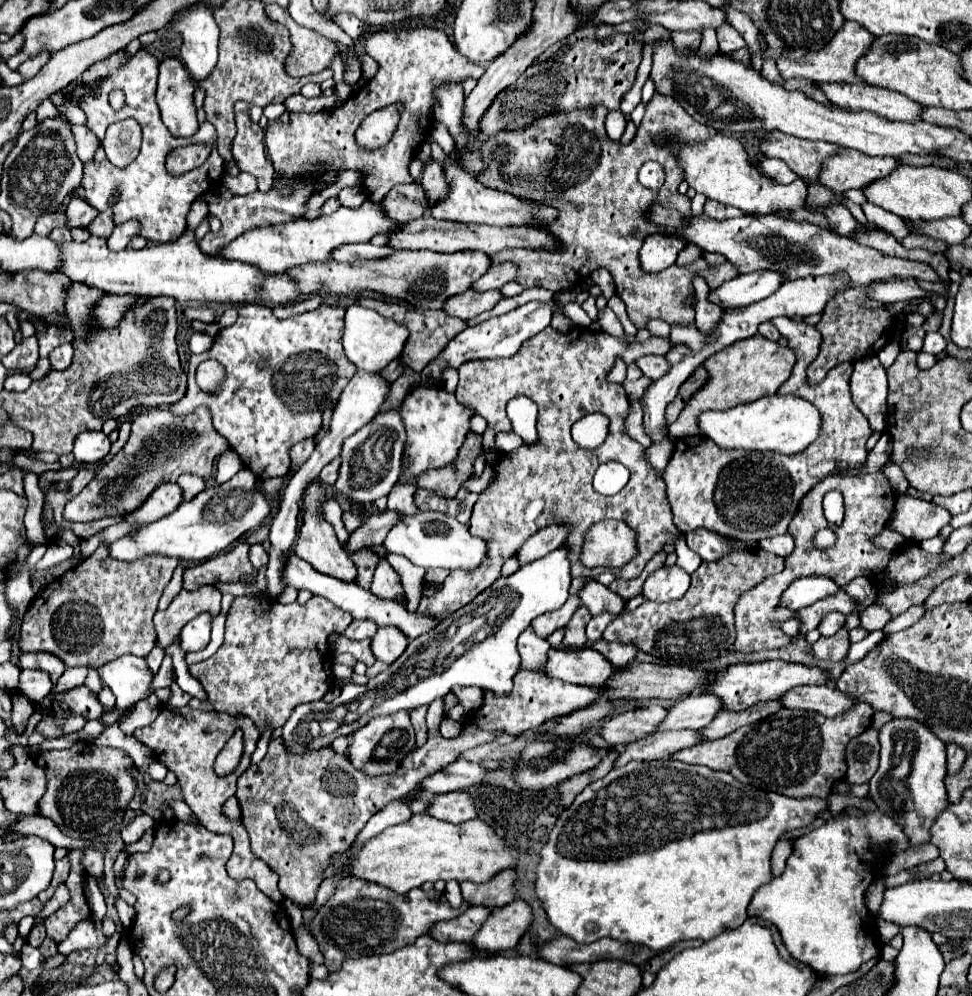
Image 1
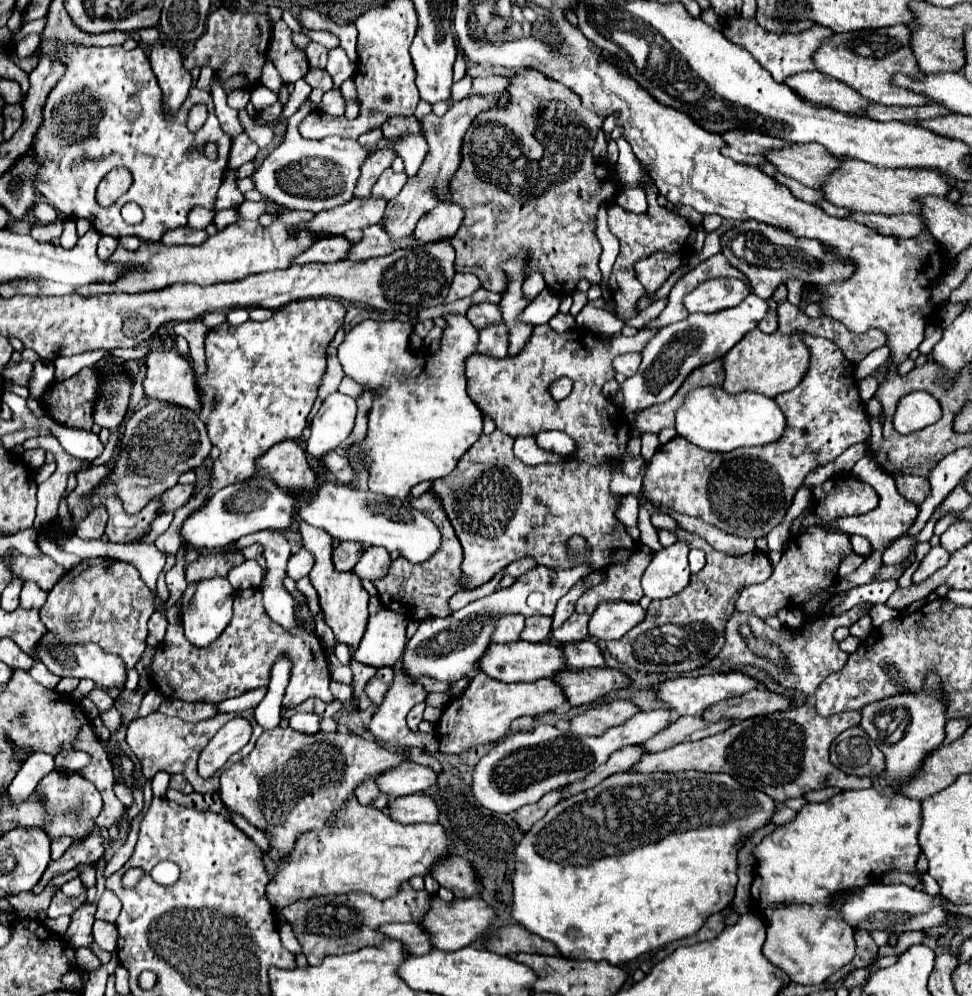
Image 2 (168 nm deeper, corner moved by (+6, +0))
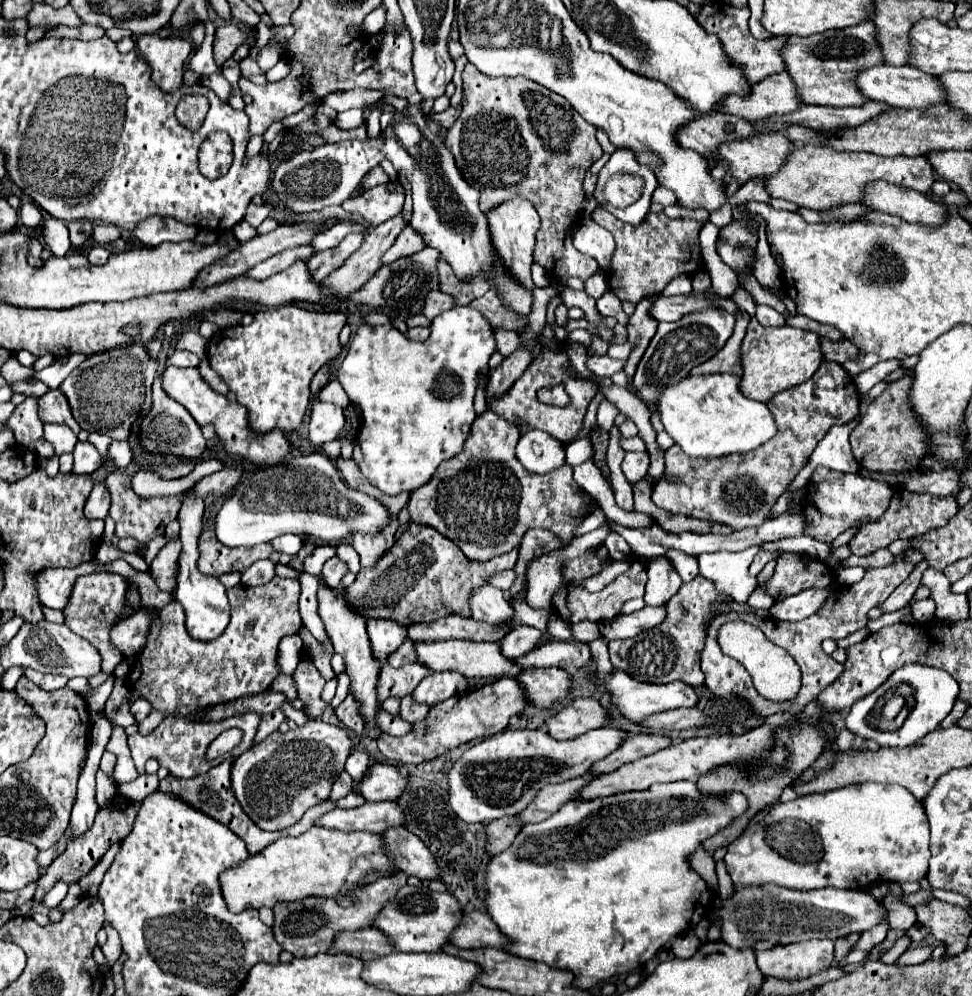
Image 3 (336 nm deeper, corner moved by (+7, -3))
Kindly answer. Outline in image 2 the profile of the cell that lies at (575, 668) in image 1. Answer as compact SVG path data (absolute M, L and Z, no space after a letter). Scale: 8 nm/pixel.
M511 642L511 644L489 644L489 650L483 654L481 662L477 662L479 670L489 678L501 682L535 682L539 678L553 678L559 670L567 668L561 656L561 650L549 642Z

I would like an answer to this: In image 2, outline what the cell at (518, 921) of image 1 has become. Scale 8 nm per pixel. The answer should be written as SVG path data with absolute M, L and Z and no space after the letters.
M433 896L429 904L429 912L419 924L429 934L433 948L451 952L451 950L465 948L473 944L475 940L479 940L489 930L493 920L495 920L493 908L489 908L481 898L475 898L475 896L473 898L453 898L453 902L445 902L439 896Z

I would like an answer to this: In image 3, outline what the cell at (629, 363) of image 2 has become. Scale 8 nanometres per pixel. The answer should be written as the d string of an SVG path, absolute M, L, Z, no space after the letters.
M604 355L604 357L588 357L586 365L592 373L596 373L600 377L612 377L614 373L624 369L626 361L624 359L612 359L612 357Z

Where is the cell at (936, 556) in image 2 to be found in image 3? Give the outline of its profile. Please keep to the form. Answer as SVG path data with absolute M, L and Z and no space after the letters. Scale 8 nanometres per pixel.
M920 561L920 563L914 567L914 571L910 573L910 577L882 603L882 609L884 609L884 611L902 609L902 607L914 597L916 589L922 585L922 575L924 575L924 571L926 571L928 567L930 567L928 561Z

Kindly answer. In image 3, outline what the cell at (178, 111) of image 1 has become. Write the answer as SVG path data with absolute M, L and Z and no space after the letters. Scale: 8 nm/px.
M140 35L138 41L136 41L136 45L138 45L140 55L152 67L152 81L156 85L160 85L160 89L164 93L172 93L172 91L176 91L176 89L180 89L184 85L184 81L182 81L184 63L186 63L186 59L192 53L192 43L190 41L186 41L186 39L178 37L178 35L176 37L174 35L172 37L164 37L164 39L160 39L158 35Z

